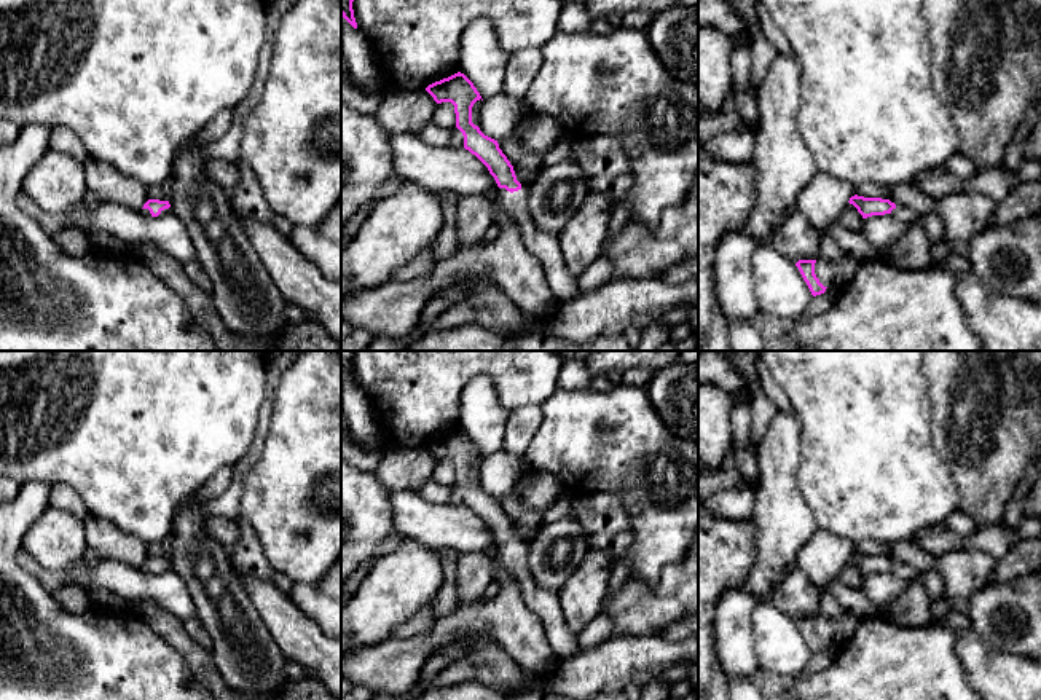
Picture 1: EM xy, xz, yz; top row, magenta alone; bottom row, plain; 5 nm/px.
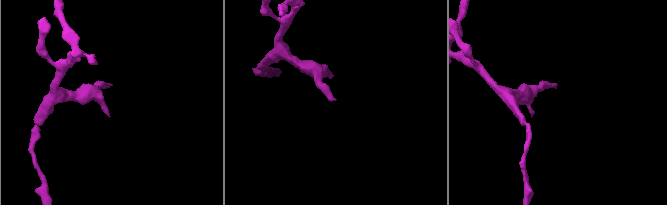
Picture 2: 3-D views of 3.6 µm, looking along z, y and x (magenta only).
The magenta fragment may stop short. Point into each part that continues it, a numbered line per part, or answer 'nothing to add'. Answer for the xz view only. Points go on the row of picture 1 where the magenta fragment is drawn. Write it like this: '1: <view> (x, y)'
1: xz (546, 247)

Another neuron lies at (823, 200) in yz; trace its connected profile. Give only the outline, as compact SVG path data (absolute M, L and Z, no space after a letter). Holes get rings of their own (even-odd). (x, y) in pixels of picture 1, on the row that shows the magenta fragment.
M818 172L799 193L797 209L821 233L839 222L851 196L854 185Z

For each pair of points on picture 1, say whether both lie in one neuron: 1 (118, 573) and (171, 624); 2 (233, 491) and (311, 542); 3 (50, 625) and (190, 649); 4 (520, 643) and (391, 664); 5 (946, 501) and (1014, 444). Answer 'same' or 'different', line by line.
1: different
2: different
3: different
4: same
5: different

